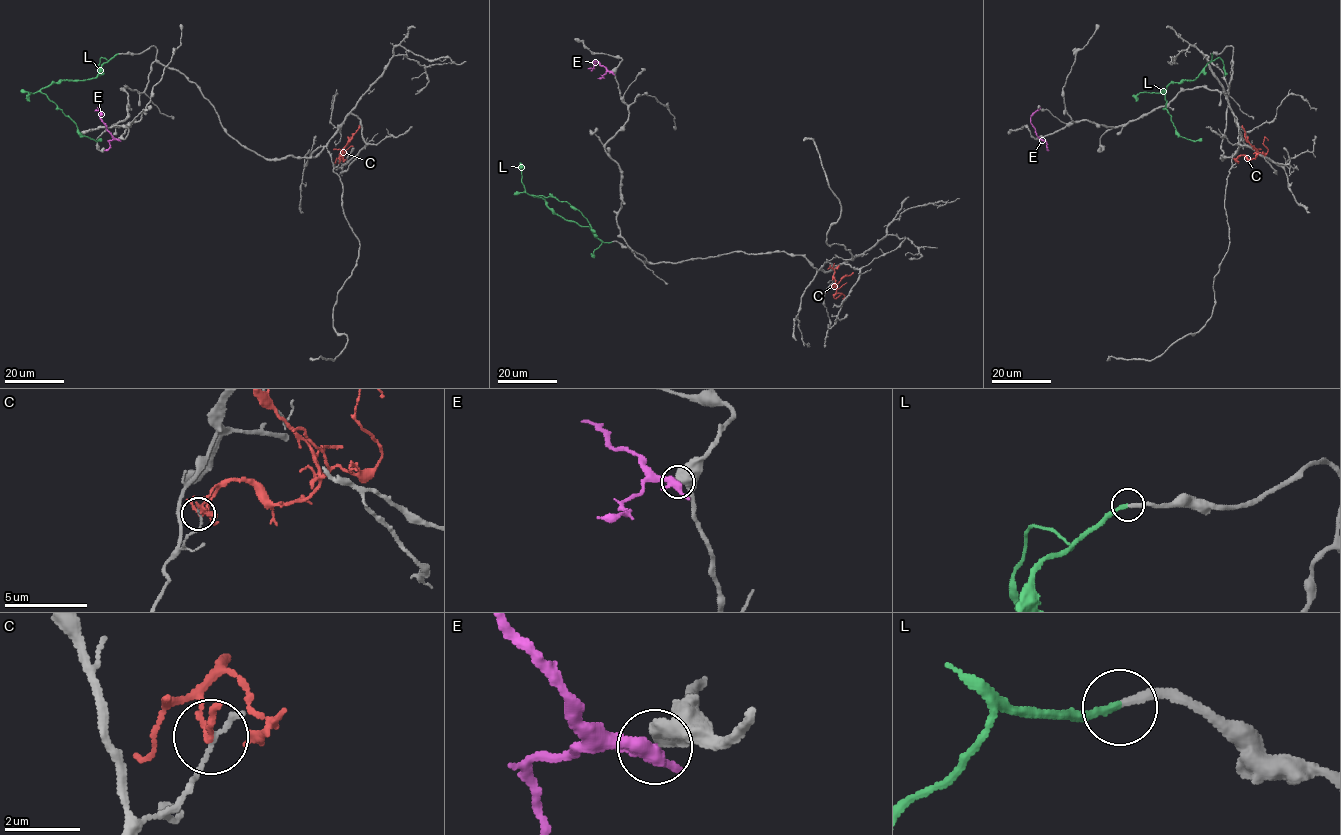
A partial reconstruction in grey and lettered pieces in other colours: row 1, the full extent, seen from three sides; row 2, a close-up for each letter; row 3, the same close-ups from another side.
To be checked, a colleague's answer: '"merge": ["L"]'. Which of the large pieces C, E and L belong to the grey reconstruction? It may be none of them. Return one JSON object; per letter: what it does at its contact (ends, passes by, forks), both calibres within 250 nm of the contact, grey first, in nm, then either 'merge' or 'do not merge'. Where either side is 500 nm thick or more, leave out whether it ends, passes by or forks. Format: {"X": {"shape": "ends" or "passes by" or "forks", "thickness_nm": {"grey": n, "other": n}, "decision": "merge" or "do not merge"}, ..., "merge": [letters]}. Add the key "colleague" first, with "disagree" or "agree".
{"colleague": "agree", "C": {"shape": "ends", "thickness_nm": {"grey": 160, "other": 170}, "decision": "do not merge"}, "E": {"thickness_nm": {"grey": 650, "other": 380}, "decision": "do not merge"}, "L": {"shape": "ends", "thickness_nm": {"grey": 200, "other": 220}, "decision": "merge"}, "merge": ["L"]}

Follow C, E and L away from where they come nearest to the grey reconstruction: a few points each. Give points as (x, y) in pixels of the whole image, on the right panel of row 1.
C: (1235, 161), (1241, 155), (1248, 159), (1257, 155), (1245, 138), (1242, 125)
E: (1041, 139), (1031, 123), (1031, 116), (1040, 107)
L: (1211, 53), (1211, 59), (1195, 80), (1171, 83), (1165, 90), (1166, 109), (1176, 132), (1188, 139), (1202, 140)

